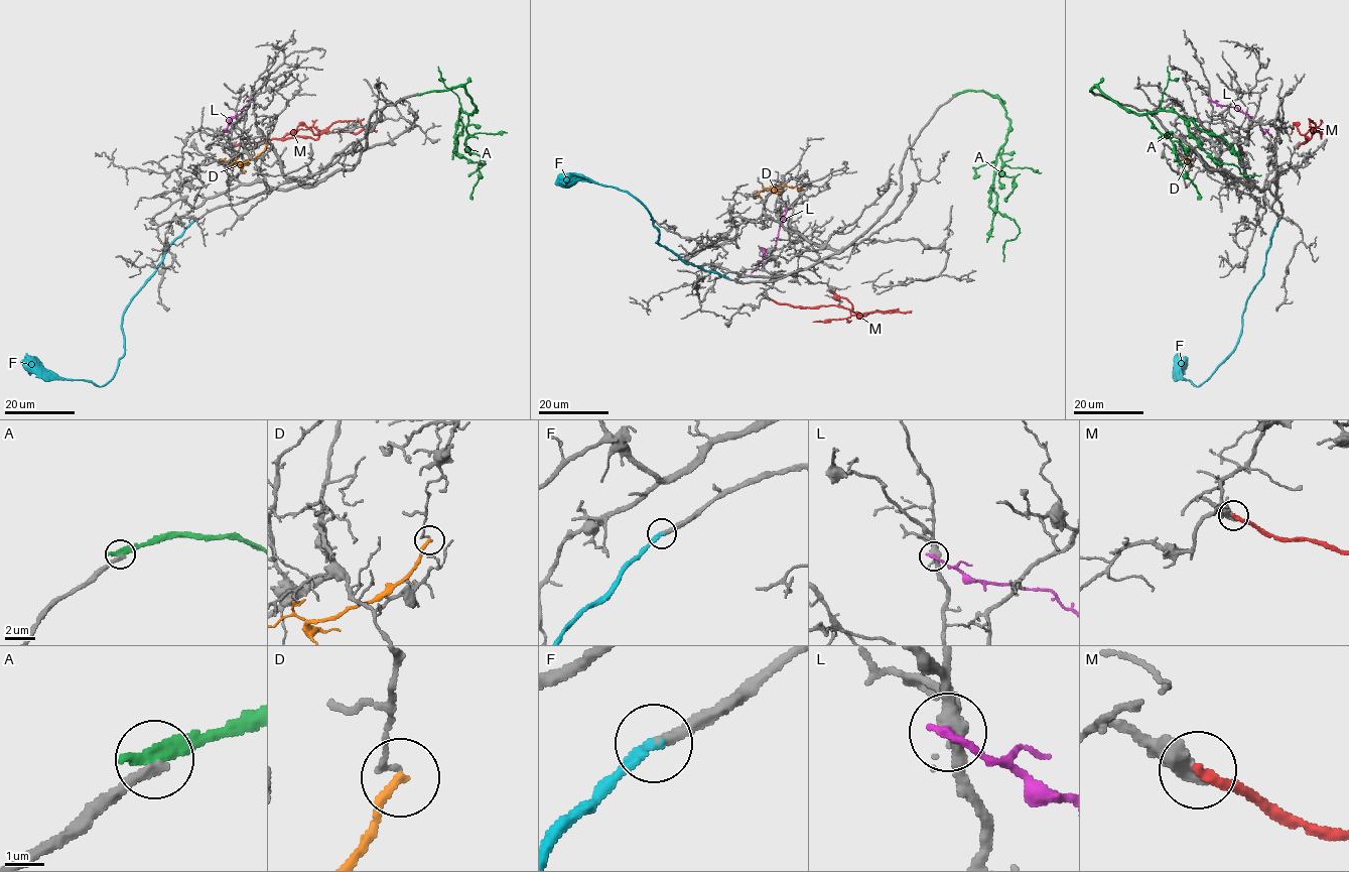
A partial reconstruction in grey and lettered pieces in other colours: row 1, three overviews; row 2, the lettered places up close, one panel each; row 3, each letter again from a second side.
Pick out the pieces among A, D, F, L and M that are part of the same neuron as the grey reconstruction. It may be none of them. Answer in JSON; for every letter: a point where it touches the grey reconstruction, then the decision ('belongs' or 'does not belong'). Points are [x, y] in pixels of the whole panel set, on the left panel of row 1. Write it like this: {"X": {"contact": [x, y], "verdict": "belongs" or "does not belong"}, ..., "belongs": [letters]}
{"A": {"contact": [421, 94], "verdict": "does not belong"}, "D": {"contact": [267, 144], "verdict": "does not belong"}, "F": {"contact": [194, 221], "verdict": "belongs"}, "L": {"contact": [252, 99], "verdict": "does not belong"}, "M": {"contact": [234, 146], "verdict": "does not belong"}, "belongs": ["F"]}

